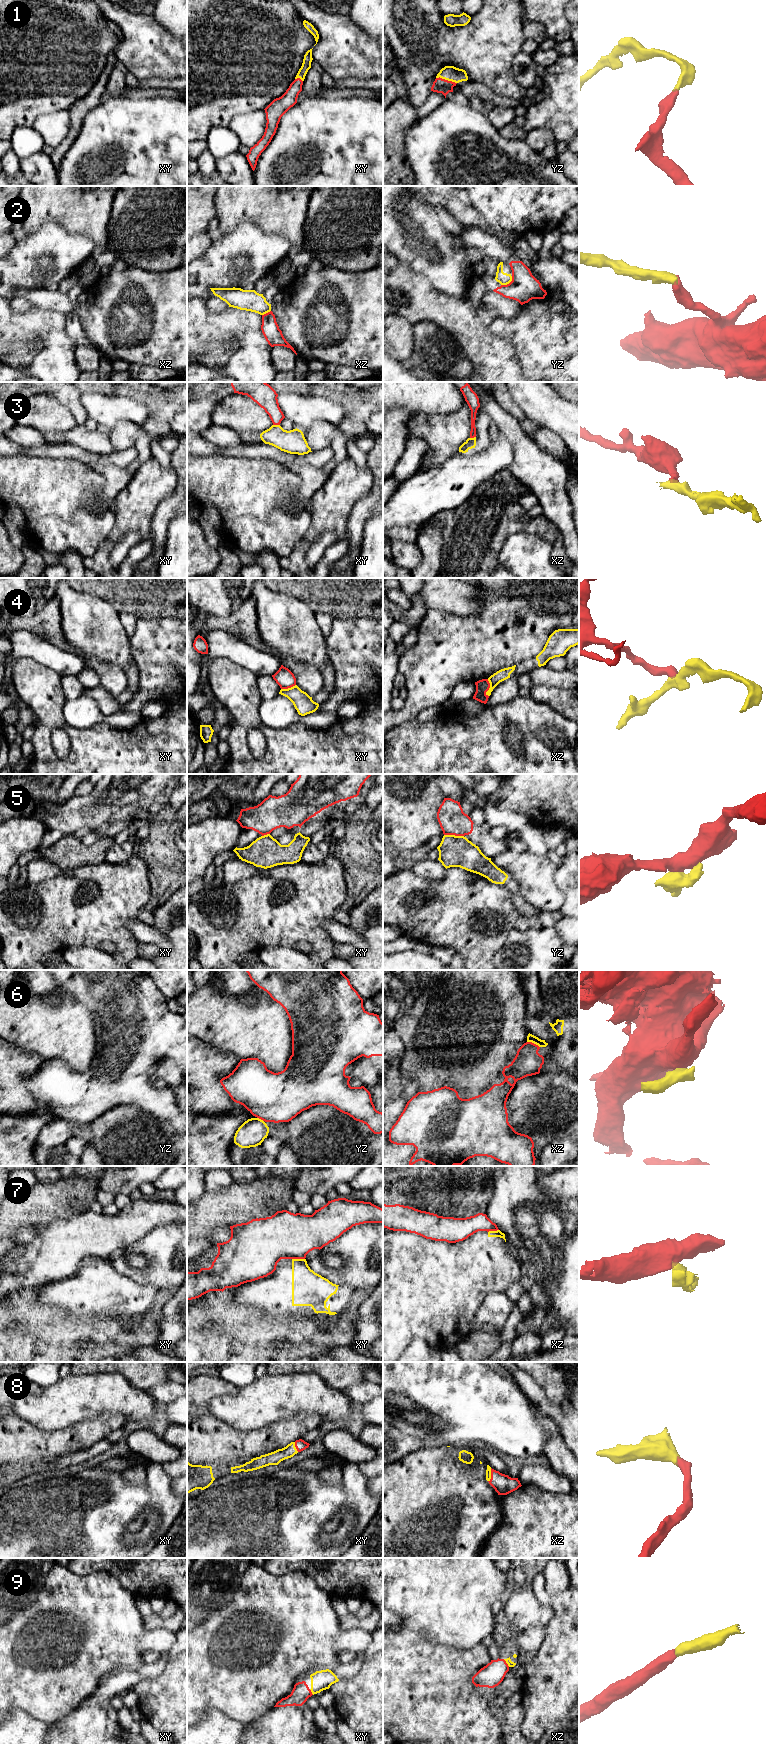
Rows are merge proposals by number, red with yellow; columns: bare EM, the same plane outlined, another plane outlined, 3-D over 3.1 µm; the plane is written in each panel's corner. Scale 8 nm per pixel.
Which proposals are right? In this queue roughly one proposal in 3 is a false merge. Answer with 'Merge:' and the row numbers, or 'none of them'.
Merge: 1, 8, 9

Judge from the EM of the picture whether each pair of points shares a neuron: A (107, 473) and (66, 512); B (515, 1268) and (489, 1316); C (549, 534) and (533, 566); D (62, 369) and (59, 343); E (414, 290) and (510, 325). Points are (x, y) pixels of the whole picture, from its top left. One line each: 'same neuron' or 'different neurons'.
A: different neurons
B: different neurons
C: different neurons
D: same neuron
E: different neurons

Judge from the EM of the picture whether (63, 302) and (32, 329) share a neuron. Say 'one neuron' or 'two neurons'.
two neurons

